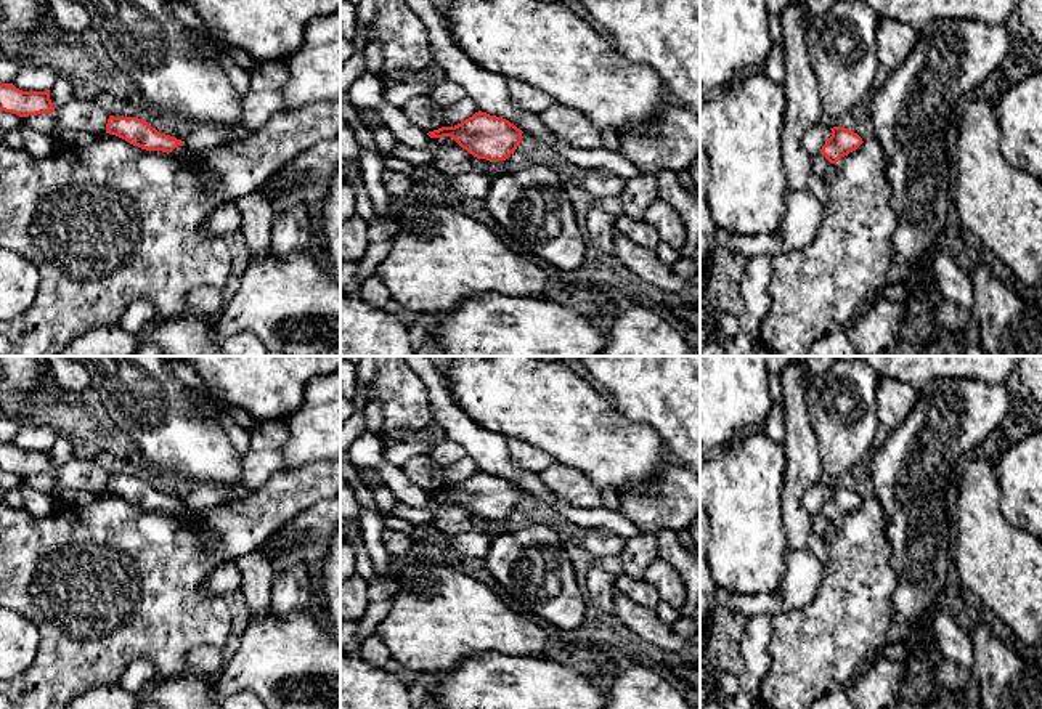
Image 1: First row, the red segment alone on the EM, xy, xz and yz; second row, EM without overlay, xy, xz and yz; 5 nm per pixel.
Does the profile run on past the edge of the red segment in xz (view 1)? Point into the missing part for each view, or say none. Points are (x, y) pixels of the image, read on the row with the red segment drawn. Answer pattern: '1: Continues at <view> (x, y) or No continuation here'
1: No continuation here

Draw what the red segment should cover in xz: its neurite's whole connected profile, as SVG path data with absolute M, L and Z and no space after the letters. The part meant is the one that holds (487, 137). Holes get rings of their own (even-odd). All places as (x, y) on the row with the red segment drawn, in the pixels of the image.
M478 111L454 127L442 127L427 135L430 138L451 136L474 157L499 162L517 149L522 143L522 133L509 120Z

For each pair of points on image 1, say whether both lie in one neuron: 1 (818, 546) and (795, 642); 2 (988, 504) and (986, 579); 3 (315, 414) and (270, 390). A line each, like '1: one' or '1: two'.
1: two
2: one
3: two

